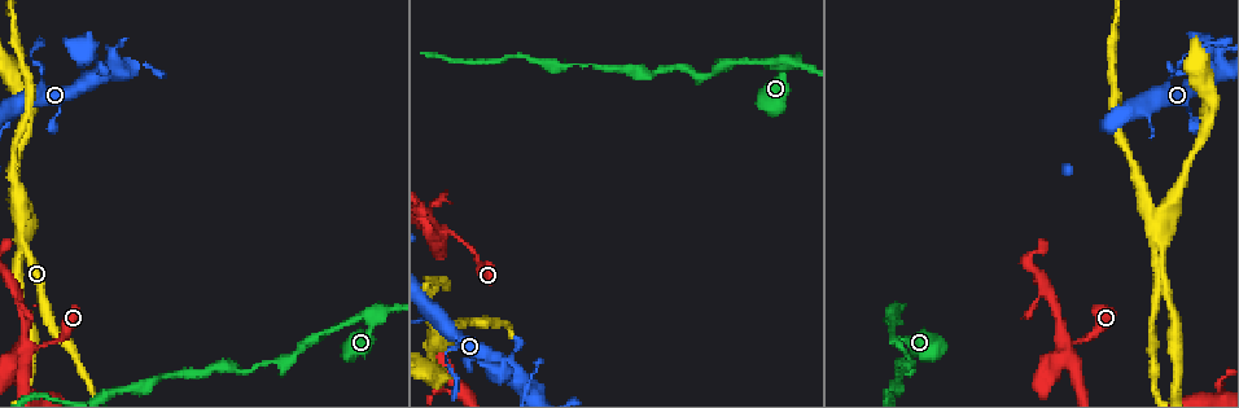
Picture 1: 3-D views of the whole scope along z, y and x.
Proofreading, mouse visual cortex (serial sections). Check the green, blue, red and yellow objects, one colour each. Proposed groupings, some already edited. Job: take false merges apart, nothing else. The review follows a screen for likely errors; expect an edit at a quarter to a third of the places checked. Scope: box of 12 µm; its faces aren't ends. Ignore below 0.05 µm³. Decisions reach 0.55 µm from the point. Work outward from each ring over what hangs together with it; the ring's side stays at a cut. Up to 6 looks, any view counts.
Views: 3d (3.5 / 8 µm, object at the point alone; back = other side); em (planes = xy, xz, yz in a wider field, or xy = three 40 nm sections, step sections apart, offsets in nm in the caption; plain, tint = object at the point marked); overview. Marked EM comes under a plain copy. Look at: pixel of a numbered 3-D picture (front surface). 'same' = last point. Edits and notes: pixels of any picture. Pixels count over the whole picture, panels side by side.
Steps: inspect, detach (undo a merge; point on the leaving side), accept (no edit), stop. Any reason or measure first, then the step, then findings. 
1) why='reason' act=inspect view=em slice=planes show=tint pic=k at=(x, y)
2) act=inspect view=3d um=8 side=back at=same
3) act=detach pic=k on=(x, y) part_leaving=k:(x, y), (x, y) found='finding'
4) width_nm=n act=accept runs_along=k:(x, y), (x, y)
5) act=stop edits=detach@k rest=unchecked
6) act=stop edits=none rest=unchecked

why='two arms in line, one across' act=inspect view=3d um=3.5 pic=1 at=(1160, 231)

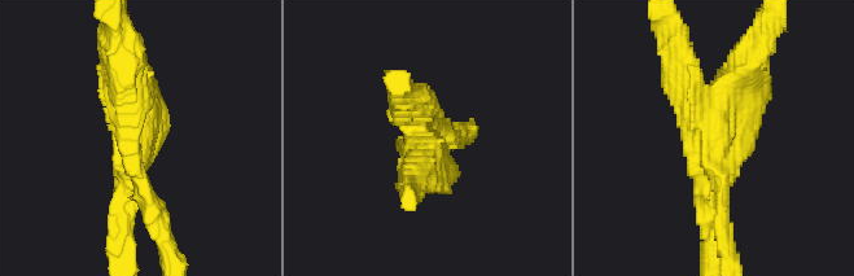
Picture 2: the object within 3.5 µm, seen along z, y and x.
act=inspect view=em slice=planes show=tint pic=2 at=(136, 136)

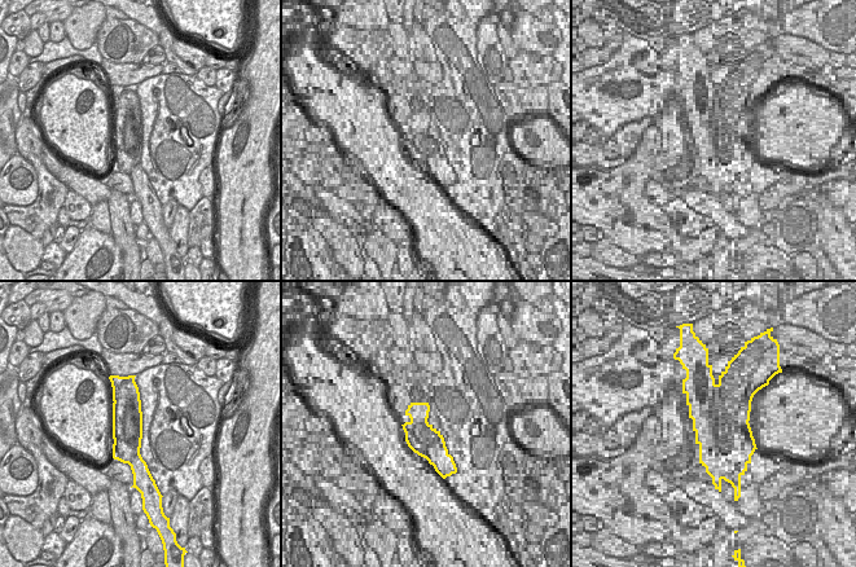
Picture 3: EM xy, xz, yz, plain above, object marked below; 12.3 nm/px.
act=detach pic=2 on=(750, 97) border=3:(139, 398), (126, 396), (113, 400) found='a second cell is stuck on'

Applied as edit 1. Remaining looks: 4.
act=inspect view=3d um=3.5 pic=1 at=(504, 370)

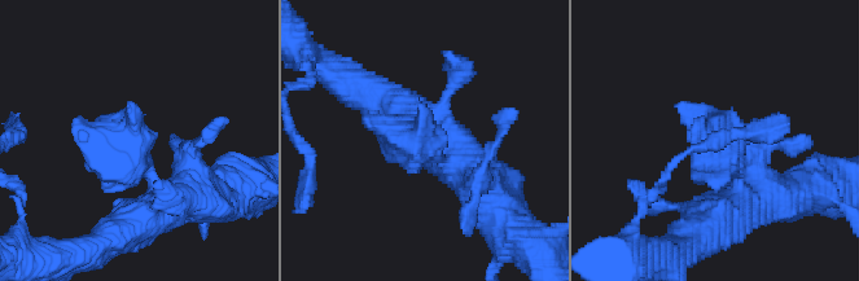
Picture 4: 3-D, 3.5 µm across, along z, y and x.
why='need the tissue' act=inspect view=em slice=xy step=5 show=tint pic=4 at=(415, 139)

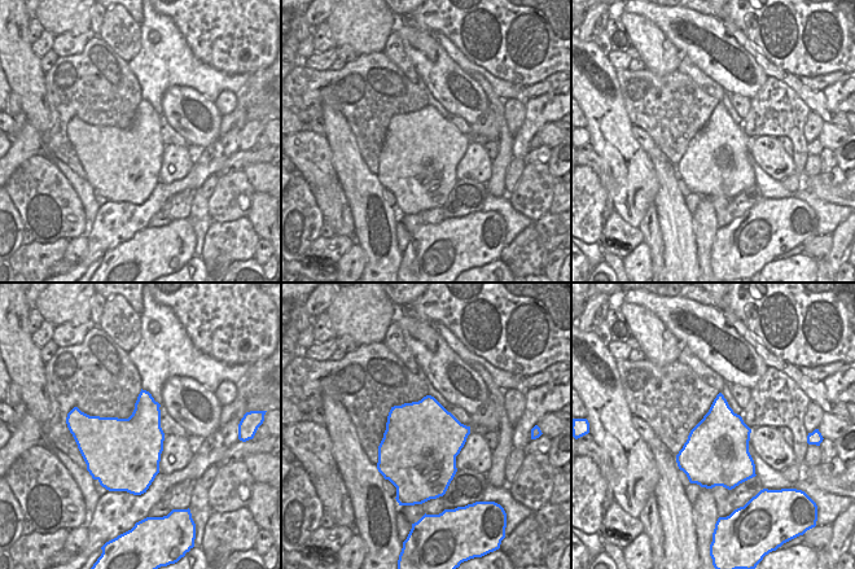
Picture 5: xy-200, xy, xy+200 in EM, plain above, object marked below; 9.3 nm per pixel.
why='another direction' act=inspect view=em slice=xy step=1 show=tint at=same

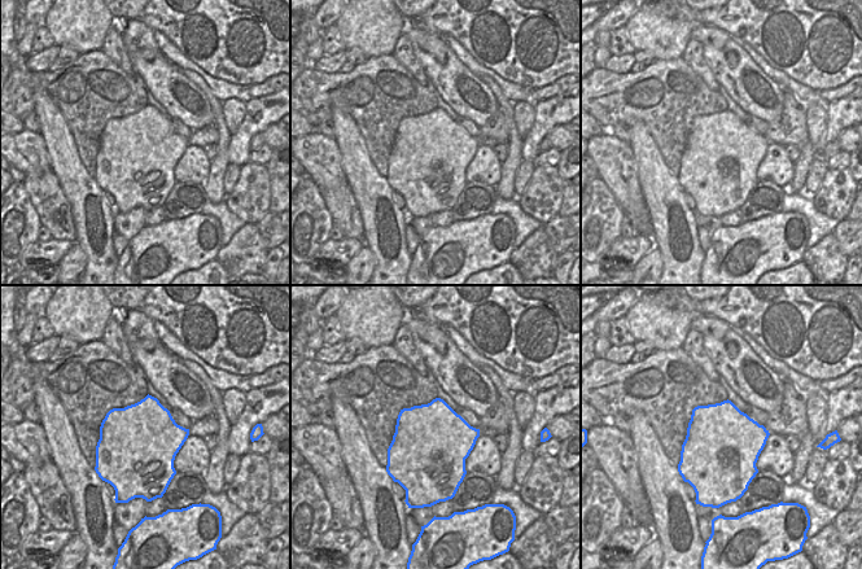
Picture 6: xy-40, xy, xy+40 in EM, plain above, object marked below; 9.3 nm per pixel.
act=accept runs_along=4:(154, 210), (158, 187), (79, 118) found='continuous, no second cell'

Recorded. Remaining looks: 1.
act=stop edits=detach@2 rest=unchecked

